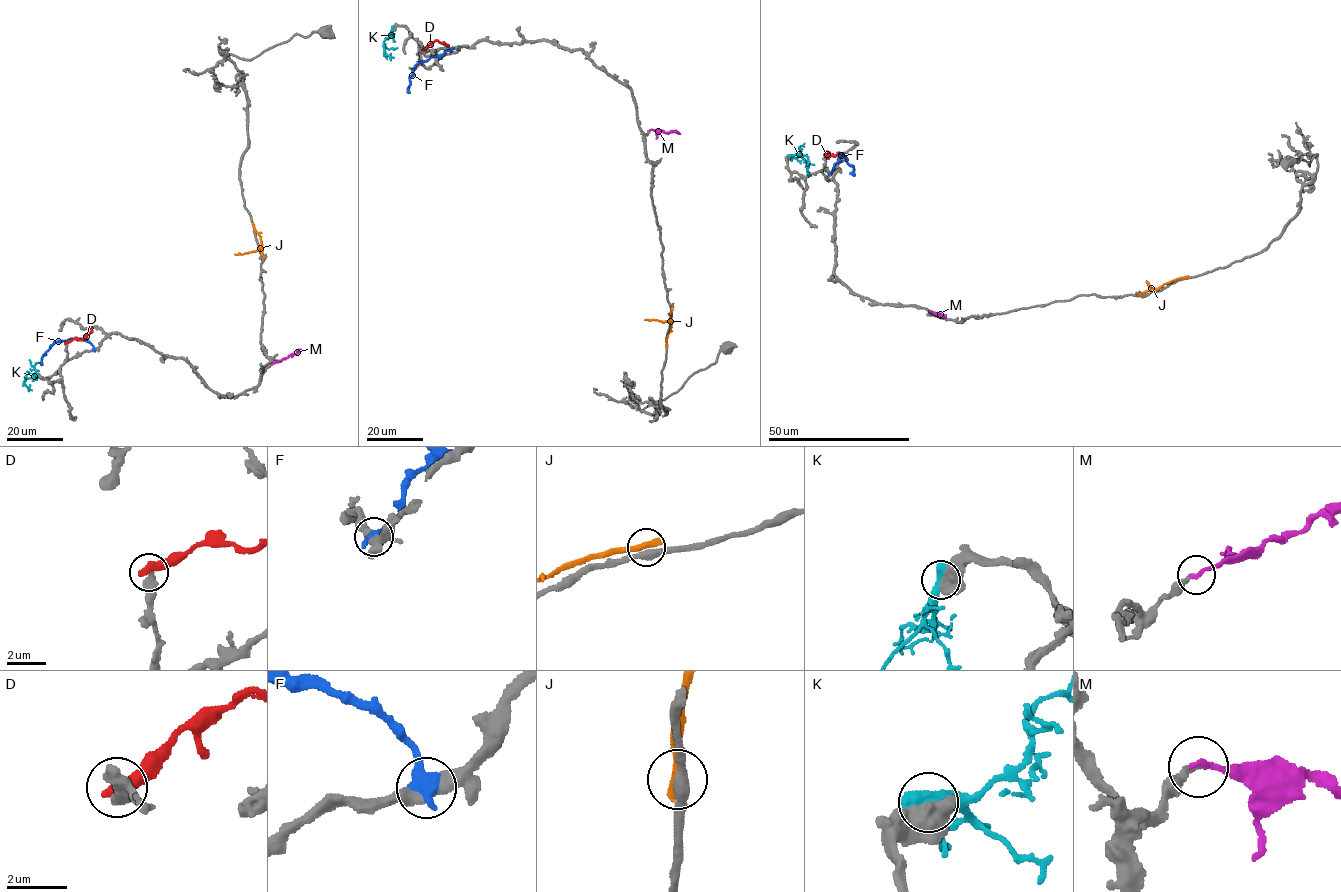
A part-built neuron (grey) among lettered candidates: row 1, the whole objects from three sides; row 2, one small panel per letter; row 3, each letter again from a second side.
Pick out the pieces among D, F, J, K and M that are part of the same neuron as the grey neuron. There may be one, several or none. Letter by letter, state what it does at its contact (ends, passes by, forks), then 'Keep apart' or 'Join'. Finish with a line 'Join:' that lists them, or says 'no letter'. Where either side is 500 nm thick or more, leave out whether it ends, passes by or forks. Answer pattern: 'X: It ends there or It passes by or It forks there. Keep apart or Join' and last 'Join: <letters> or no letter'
D: It ends there. Keep apart
F: Keep apart
J: It ends there. Keep apart
K: Keep apart
M: It ends there. Join
Join: M

